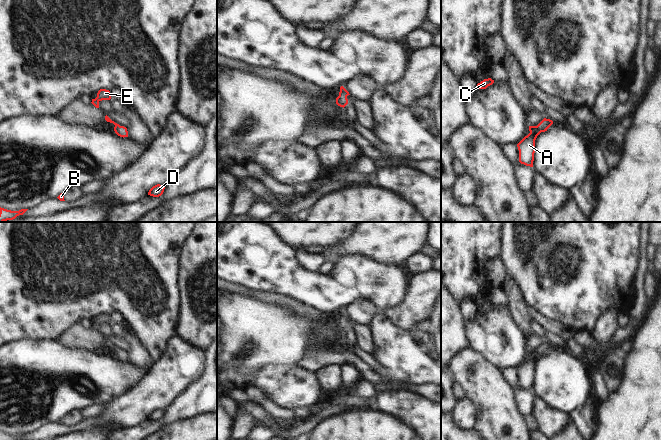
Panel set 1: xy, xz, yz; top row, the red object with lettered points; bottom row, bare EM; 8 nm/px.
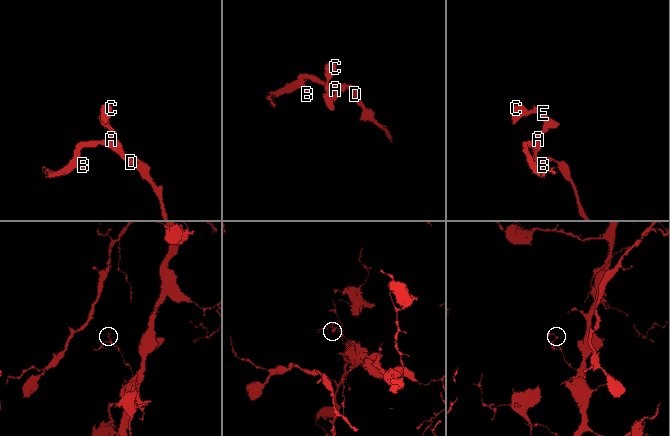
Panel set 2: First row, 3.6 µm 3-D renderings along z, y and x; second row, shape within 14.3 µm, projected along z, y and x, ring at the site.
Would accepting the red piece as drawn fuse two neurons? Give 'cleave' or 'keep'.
keep

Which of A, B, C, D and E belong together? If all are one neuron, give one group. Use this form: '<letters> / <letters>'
A B C D E

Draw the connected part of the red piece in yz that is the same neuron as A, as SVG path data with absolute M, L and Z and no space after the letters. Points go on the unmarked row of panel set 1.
M544 342L537 350L529 350L530 357L517 368L521 388L533 391L535 364L541 356L547 355L552 348L552 344Z

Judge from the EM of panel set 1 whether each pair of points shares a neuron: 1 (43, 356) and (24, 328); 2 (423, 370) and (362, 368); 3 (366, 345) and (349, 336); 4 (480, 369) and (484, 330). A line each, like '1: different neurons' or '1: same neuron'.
1: different neurons
2: different neurons
3: different neurons
4: different neurons

